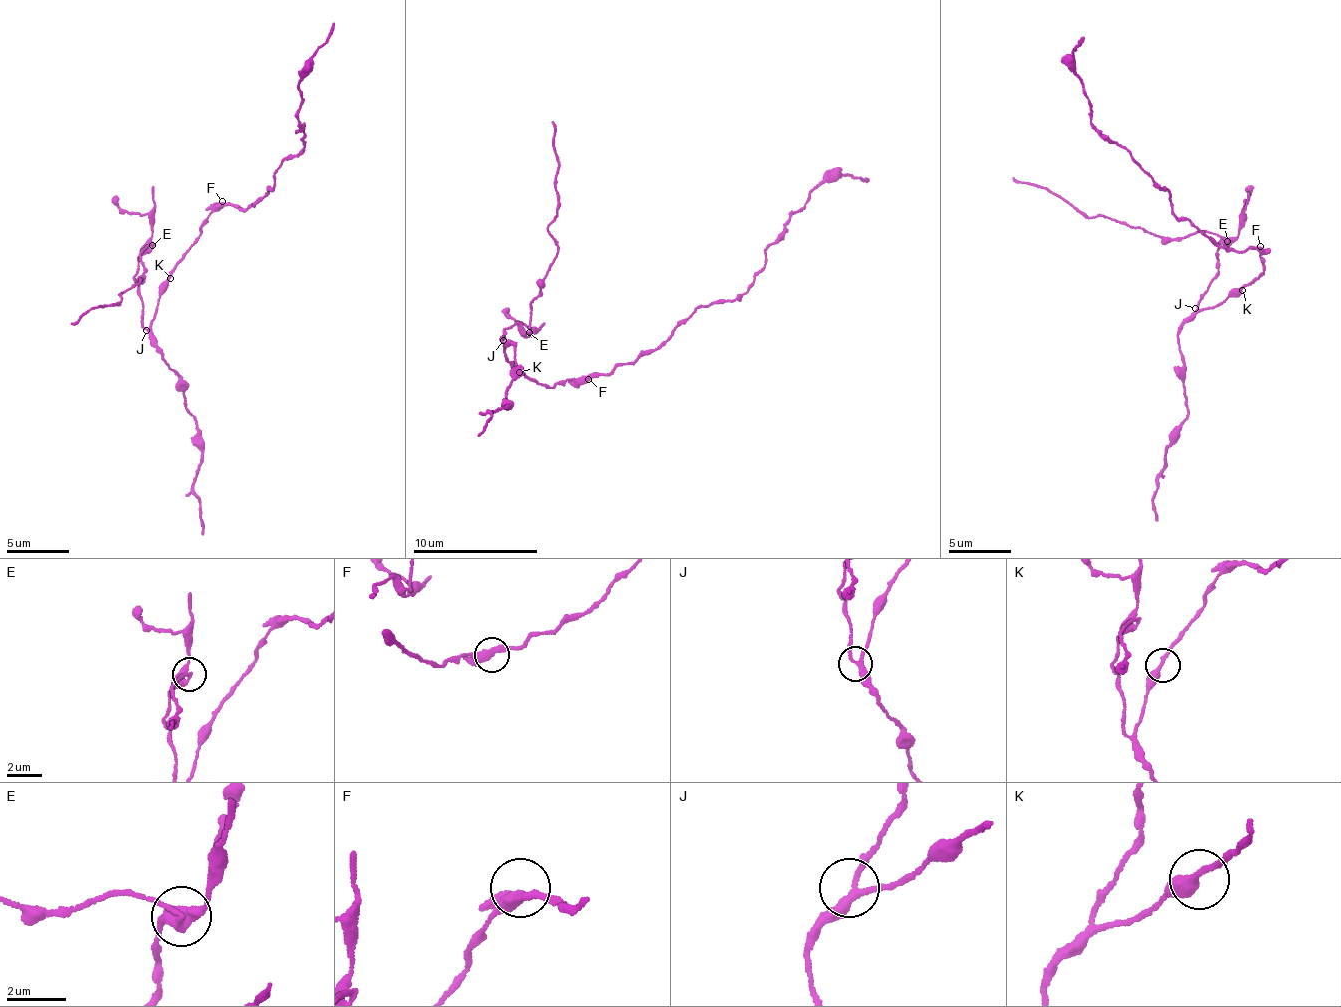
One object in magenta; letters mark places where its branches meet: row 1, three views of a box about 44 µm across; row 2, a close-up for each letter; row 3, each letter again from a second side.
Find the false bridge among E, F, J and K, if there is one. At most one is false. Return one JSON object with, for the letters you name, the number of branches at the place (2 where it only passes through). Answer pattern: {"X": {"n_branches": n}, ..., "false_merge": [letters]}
{"E": {"n_branches": 3}, "false_merge": ["E"]}

